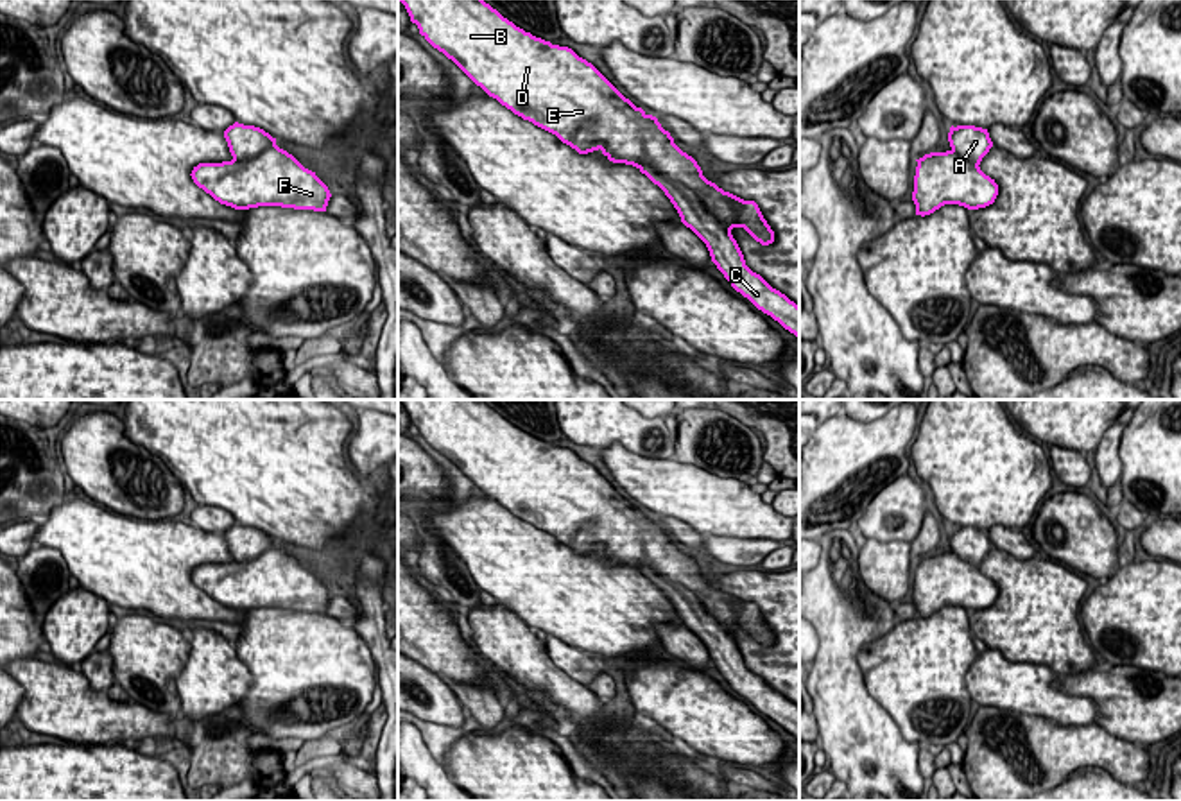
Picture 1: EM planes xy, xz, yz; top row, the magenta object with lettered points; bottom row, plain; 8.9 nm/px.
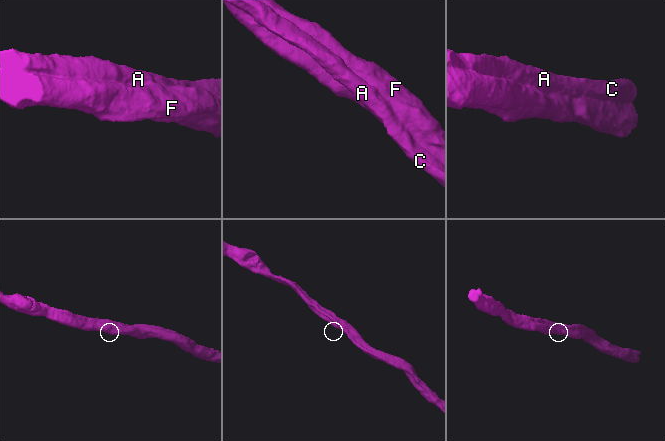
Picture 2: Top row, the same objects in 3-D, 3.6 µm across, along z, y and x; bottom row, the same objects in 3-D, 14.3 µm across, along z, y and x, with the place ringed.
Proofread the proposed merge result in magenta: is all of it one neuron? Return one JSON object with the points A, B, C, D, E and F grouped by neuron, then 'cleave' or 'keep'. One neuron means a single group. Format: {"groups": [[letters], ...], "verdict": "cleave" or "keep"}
{"groups": [["A", "B", "C", "D", "E", "F"]], "verdict": "keep"}

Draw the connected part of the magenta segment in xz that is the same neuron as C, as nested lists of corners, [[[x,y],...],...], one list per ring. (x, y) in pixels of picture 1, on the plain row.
[[[482,400],[398,401],[434,450],[452,461],[477,487],[514,516],[556,536],[579,556],[600,550],[609,563],[633,566],[645,575],[670,600],[681,624],[706,645],[711,663],[731,688],[799,740],[799,708],[746,667],[731,636],[733,629],[744,629],[762,647],[774,643],[774,633],[758,606],[708,582],[697,563],[674,545],[656,518],[636,509],[572,450],[552,446],[525,434]]]

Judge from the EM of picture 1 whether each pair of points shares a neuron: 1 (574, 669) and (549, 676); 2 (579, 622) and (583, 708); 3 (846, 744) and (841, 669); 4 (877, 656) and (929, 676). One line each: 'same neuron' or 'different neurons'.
1: different neurons
2: different neurons
3: same neuron
4: same neuron

